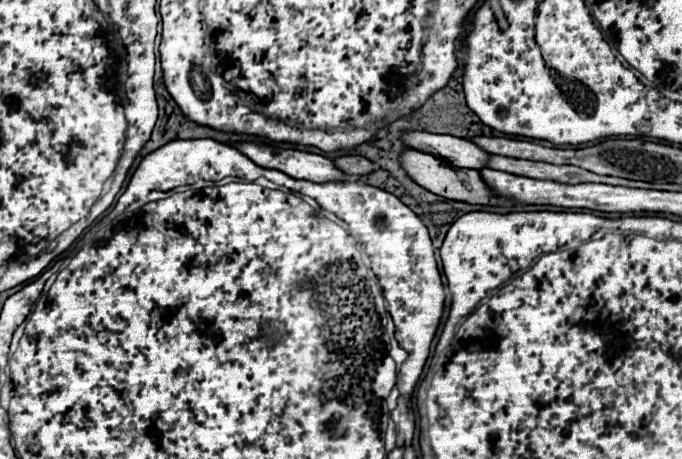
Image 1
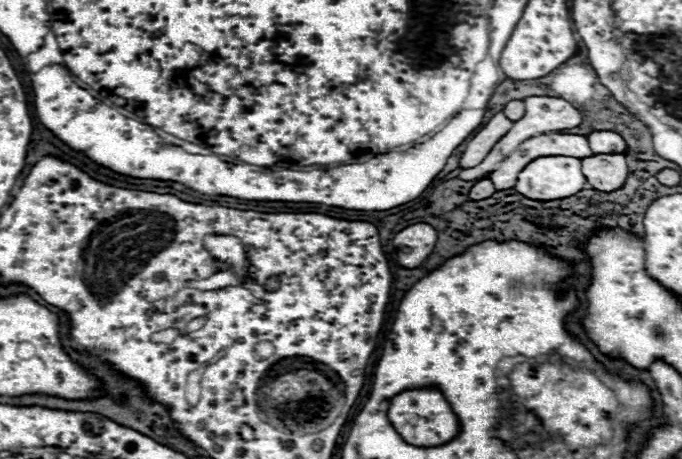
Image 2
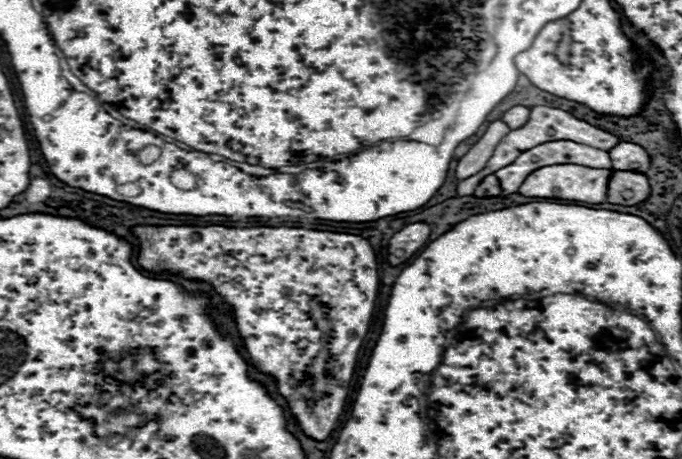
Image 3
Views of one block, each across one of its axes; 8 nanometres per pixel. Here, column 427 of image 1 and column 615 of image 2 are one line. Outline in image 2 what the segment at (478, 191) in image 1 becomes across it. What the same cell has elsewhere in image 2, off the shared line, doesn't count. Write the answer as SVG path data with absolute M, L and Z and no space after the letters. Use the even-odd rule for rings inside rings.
M594 154L582 158L582 172L592 188L612 192L628 178L628 164L624 154Z

